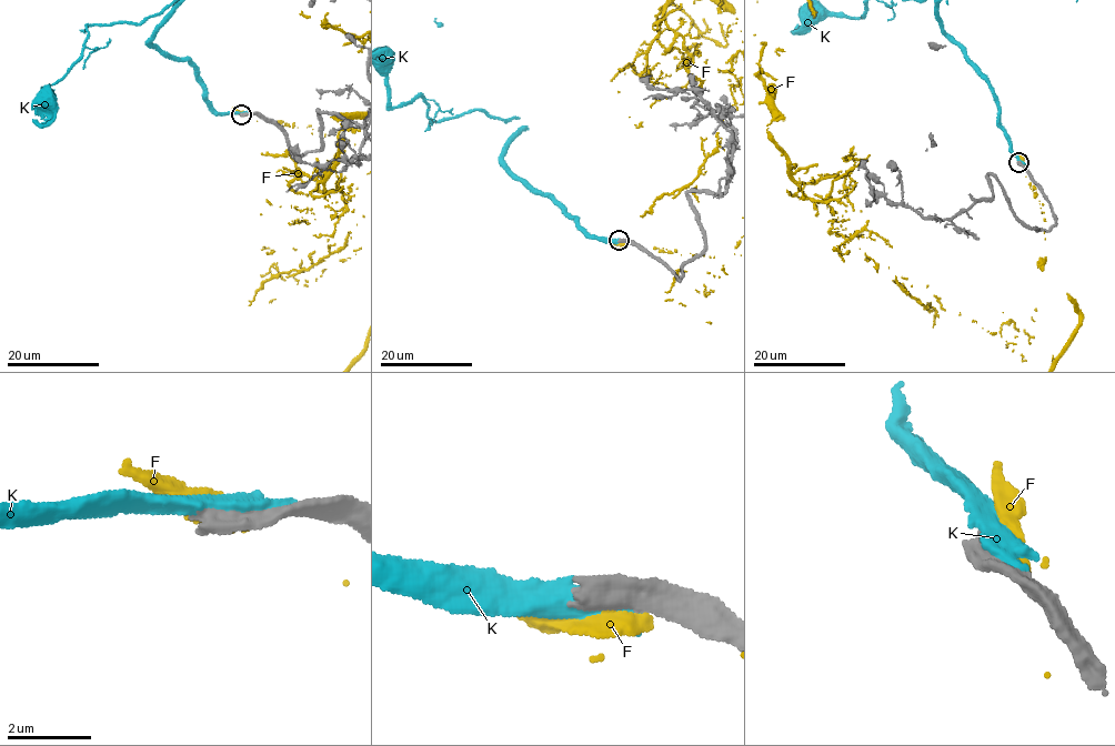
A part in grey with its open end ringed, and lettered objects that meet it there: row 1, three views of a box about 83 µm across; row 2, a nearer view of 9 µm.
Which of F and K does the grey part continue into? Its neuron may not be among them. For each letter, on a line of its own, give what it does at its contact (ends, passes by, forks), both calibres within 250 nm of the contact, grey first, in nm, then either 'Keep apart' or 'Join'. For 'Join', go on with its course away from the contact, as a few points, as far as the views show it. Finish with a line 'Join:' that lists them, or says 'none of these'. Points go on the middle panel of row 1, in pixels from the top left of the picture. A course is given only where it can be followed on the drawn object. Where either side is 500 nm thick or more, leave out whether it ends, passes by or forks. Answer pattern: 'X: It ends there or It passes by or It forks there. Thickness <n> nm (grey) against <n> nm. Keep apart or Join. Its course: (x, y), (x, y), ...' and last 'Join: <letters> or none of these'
F: It passes by. Thickness 440 nm (grey) against 360 nm. Keep apart
K: Thickness 440 nm (grey) against 600 nm. Keep apart
Join: none of these

